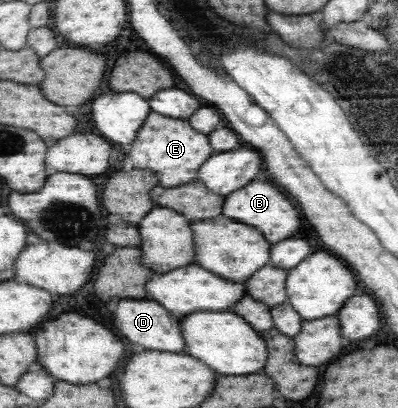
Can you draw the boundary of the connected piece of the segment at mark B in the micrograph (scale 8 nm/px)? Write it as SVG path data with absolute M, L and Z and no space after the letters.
M252 181L252 183L246 184L244 188L238 189L238 193L226 196L224 214L226 217L233 218L234 221L254 225L256 229L265 234L272 245L282 241L282 239L288 240L300 227L300 215L298 215L298 209L294 207L292 199L286 197L282 191L274 183Z

